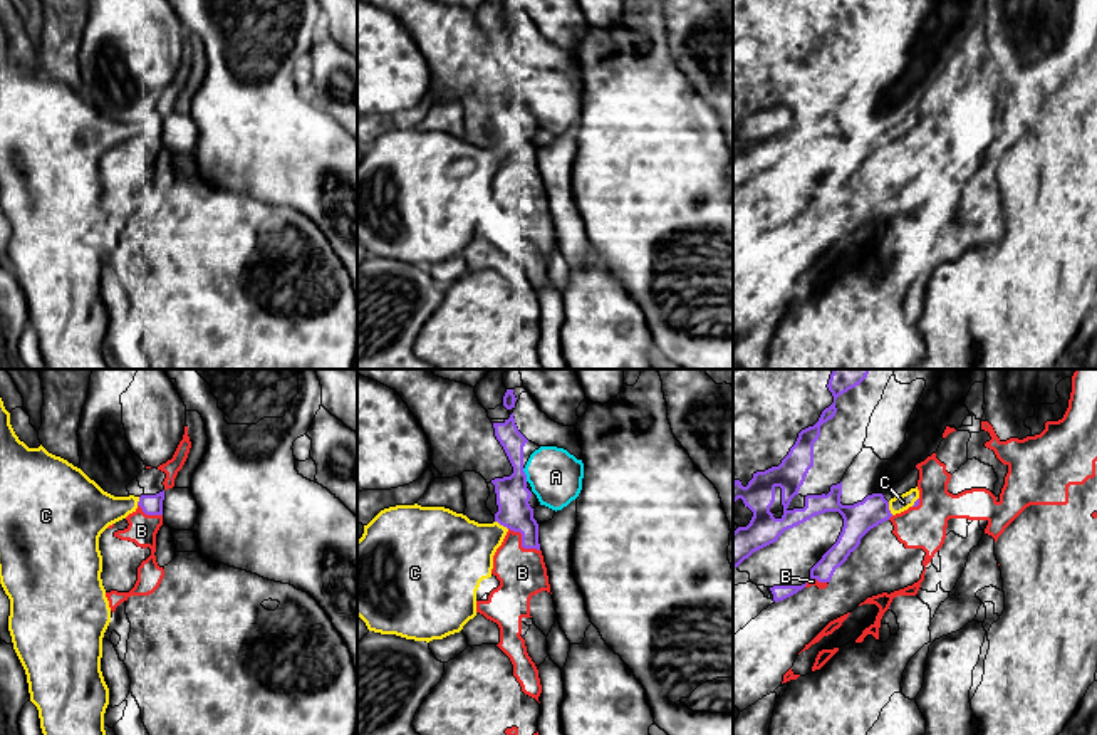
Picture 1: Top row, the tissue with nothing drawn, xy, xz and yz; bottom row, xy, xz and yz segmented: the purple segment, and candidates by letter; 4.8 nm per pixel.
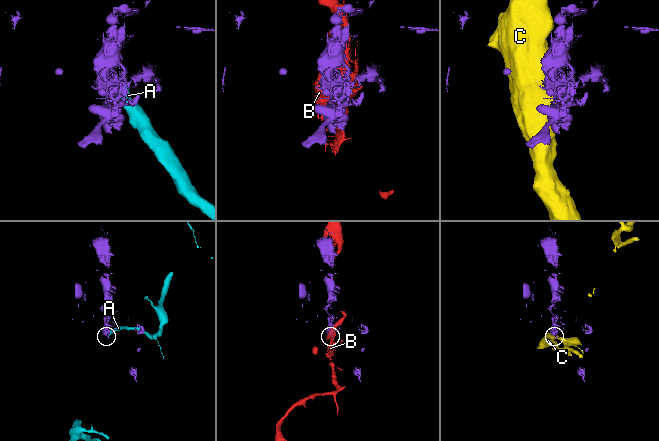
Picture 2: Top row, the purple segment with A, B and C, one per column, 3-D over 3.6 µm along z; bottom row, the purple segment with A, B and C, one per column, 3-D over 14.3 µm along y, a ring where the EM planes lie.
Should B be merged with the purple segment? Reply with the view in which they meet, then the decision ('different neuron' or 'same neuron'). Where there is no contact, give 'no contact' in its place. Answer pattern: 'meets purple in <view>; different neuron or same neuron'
meets purple in xz; different neuron

